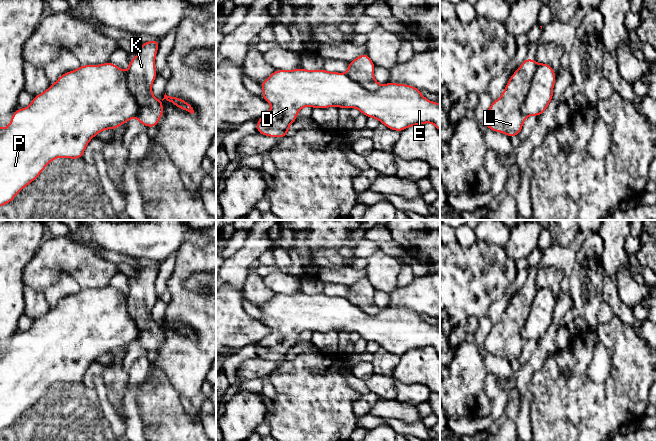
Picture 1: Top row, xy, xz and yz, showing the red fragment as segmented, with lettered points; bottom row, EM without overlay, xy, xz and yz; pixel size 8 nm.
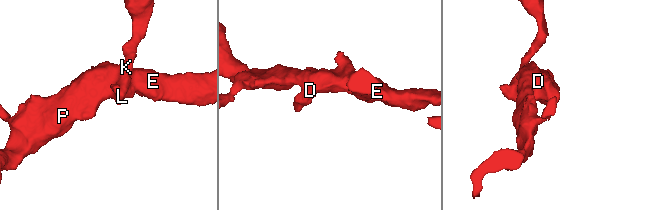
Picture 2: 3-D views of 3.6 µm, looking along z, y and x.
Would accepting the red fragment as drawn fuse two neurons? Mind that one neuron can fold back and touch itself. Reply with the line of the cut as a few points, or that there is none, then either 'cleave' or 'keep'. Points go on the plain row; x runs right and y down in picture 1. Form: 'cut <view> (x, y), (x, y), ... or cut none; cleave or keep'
cut yz (537, 288), (530, 312), (521, 331), (521, 336), (525, 341); cleave

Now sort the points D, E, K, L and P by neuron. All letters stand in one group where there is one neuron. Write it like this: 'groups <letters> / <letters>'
groups D E P / K L

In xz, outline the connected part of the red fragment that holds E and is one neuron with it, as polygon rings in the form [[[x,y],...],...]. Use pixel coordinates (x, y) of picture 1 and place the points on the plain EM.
[[[301,291],[295,294],[275,294],[266,304],[260,306],[263,313],[262,322],[272,329],[272,333],[263,338],[258,344],[256,355],[264,360],[283,362],[289,356],[290,349],[297,344],[300,333],[310,330],[314,332],[357,332],[367,341],[375,342],[387,352],[400,356],[411,350],[432,347],[440,356],[440,327],[435,327],[425,322],[419,312],[406,308],[388,306],[378,314],[371,316],[352,304],[347,298],[329,296],[324,293],[305,294]]]

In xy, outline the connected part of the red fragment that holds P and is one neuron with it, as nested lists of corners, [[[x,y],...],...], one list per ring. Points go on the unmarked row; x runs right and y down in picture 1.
[[[110,285],[99,289],[81,289],[62,298],[46,315],[34,320],[28,331],[14,334],[7,352],[0,352],[0,431],[9,428],[24,411],[38,402],[52,384],[82,382],[93,361],[104,354],[118,353],[135,341],[138,334],[128,311],[127,297]]]

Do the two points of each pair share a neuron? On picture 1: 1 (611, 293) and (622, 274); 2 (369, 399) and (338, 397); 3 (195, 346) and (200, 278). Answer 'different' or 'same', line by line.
1: different
2: different
3: different

